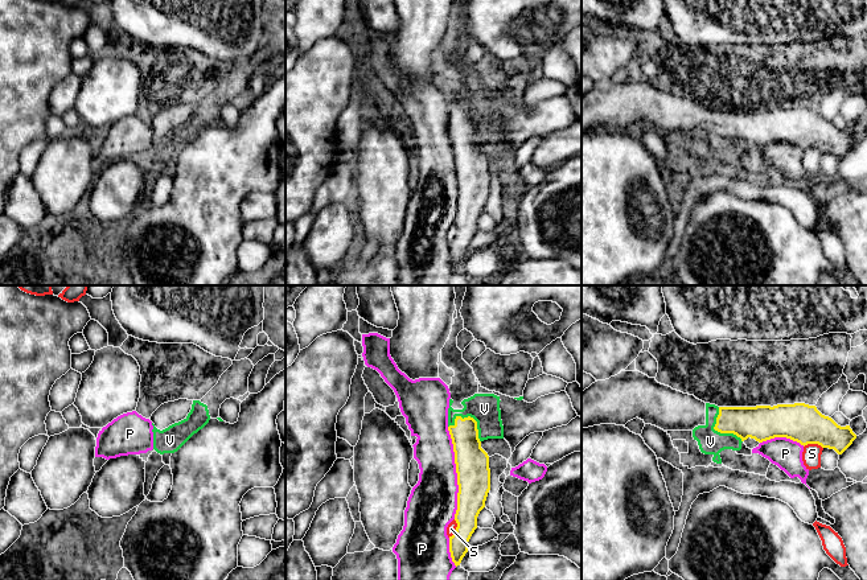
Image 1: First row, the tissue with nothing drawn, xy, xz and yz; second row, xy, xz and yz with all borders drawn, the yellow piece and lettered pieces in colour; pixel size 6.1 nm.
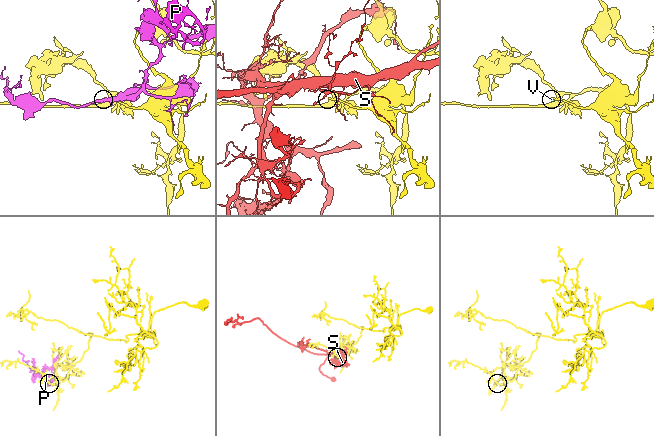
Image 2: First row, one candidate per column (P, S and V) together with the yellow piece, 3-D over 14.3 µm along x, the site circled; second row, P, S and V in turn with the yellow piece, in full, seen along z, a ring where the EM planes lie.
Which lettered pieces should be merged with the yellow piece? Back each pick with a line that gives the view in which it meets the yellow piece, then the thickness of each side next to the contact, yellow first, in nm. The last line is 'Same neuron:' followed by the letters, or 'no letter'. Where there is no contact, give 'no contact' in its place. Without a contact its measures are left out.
V: contact in xz; calibres 200 and 180 nm
Same neuron: V

